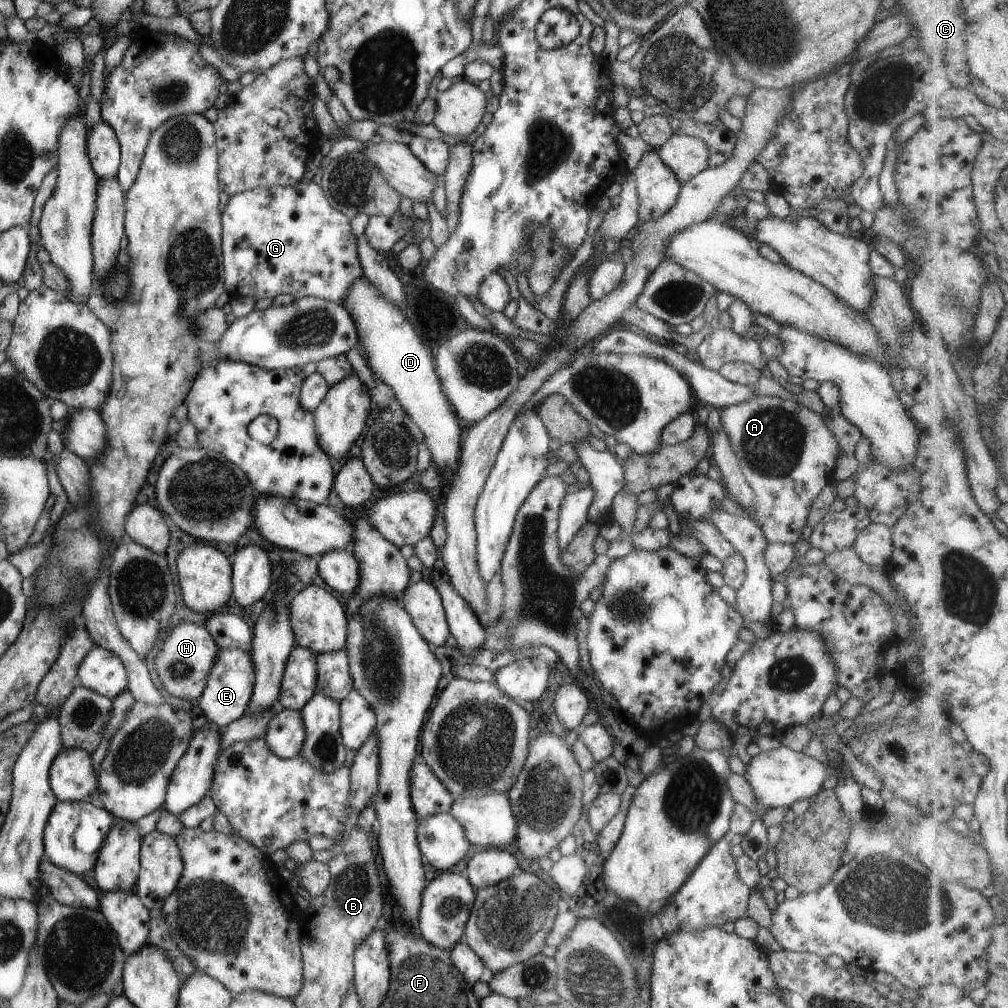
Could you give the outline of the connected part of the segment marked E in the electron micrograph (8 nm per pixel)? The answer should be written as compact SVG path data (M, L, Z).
M219 648L206 688L199 698L202 721L215 728L223 728L244 715L250 704L255 676L251 652L244 652L242 648Z

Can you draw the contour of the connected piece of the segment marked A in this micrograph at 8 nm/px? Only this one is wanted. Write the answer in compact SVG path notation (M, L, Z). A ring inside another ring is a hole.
M758 395L742 404L734 404L721 410L720 418L740 470L755 493L757 503L752 516L762 526L768 543L796 544L807 524L810 504L832 480L840 452L836 436L830 432L822 415L794 400L783 400L776 396Z

